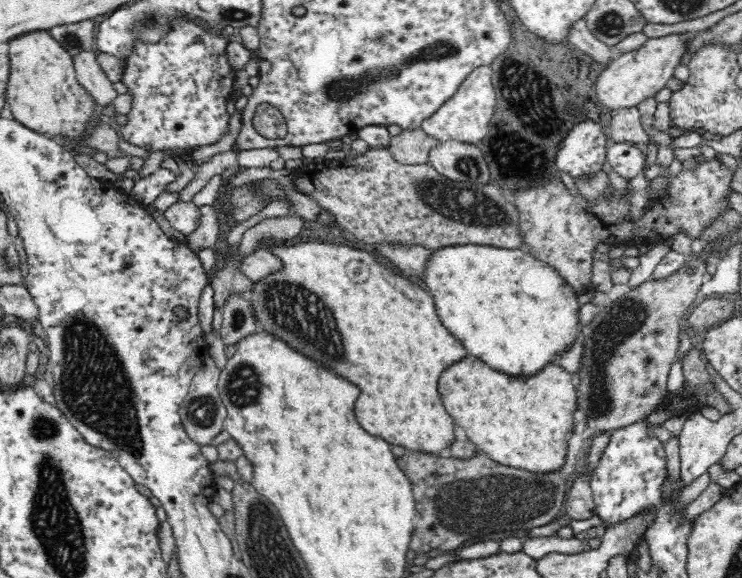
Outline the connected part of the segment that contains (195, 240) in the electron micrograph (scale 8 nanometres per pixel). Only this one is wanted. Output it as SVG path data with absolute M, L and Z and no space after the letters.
M210 205L200 206L200 224L198 229L190 235L185 235L183 243L190 248L192 252L198 253L200 250L212 249L219 240L219 223L214 207Z

